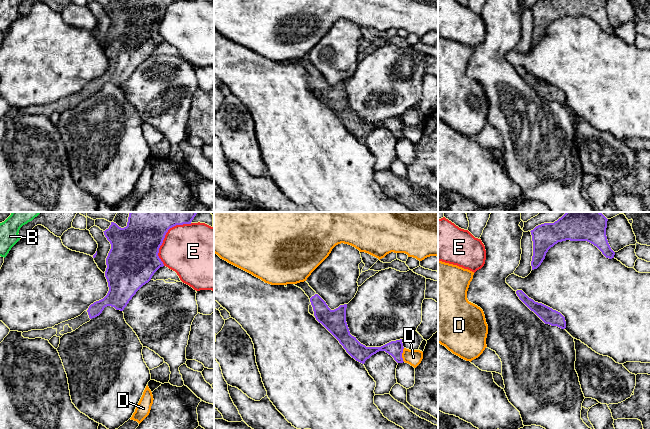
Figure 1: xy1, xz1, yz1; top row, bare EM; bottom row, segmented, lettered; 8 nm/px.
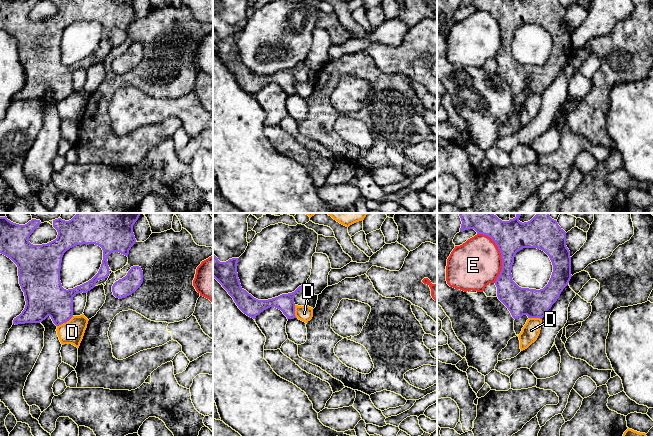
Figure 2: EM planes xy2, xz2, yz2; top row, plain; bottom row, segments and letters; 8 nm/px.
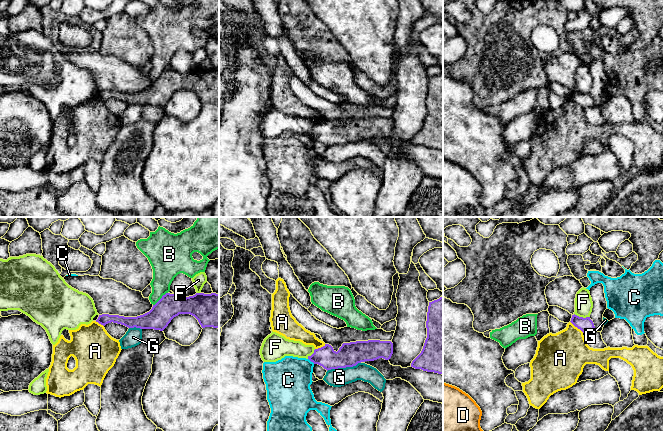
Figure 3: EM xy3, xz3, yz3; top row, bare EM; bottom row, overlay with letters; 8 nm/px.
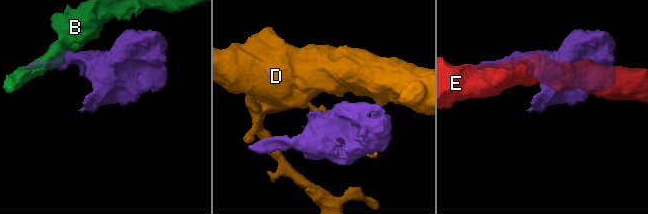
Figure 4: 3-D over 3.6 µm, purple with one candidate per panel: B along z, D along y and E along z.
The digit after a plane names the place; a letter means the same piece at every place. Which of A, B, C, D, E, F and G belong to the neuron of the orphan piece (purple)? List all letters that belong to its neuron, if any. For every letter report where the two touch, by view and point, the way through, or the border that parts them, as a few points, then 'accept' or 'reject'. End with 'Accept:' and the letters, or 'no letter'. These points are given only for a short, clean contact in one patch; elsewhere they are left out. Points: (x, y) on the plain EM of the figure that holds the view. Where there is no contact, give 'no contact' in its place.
A: contact yz3 (577, 103); border yz3 (570, 97), (583, 108); reject
B: contact xy3 (161, 74); border xy3 (167, 68), (153, 81); reject
C: contact xz3 (311, 137); border xz3 (308, 134), (314, 139); reject
D: contact xy2 (65, 98); border xy2 (73, 92), (57, 102); reject
E: contact yz2 (501, 30); reject
F: contact yz3 (582, 93); reject
G: contact xz3 (343, 143); border xz3 (360, 138), (352, 142), (331, 144), (327, 147); reject
Accept: no letter

